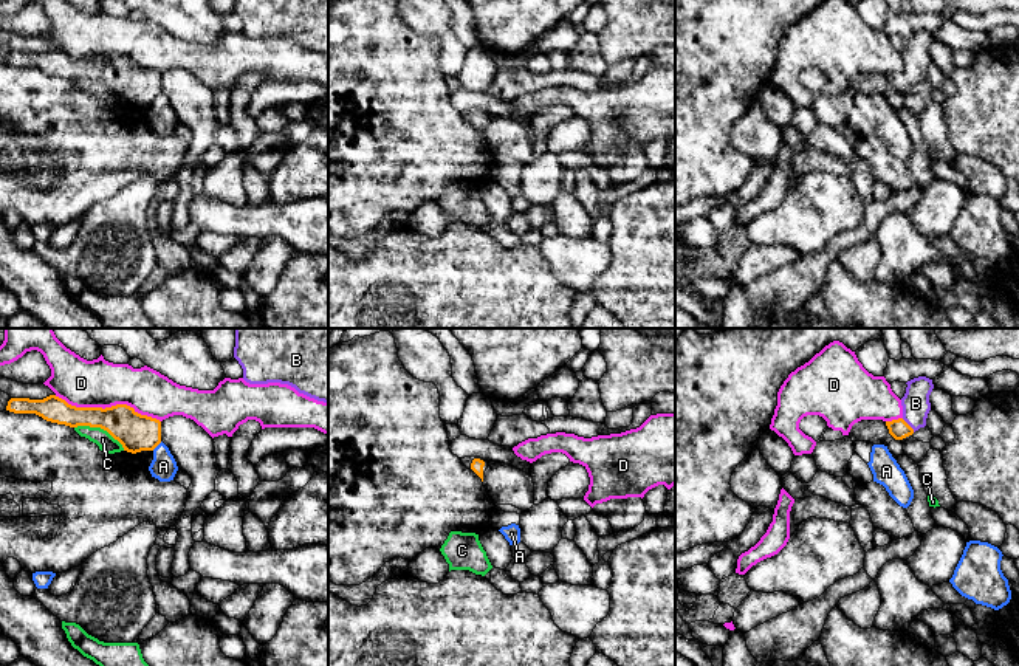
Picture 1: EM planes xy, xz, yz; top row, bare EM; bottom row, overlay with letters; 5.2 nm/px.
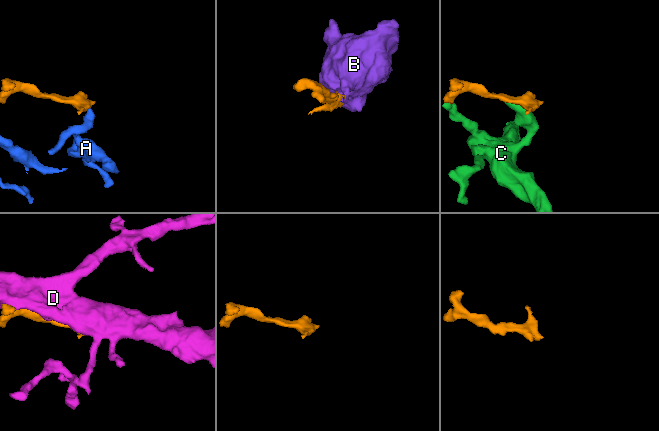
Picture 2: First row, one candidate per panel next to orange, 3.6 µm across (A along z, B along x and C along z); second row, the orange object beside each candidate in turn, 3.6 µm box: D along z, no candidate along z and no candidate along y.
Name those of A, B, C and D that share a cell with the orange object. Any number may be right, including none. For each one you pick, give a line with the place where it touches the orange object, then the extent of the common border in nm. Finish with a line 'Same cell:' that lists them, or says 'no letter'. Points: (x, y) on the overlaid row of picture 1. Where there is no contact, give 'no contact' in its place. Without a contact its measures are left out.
B: yz (908, 425) | 100 nm
Same cell: B

